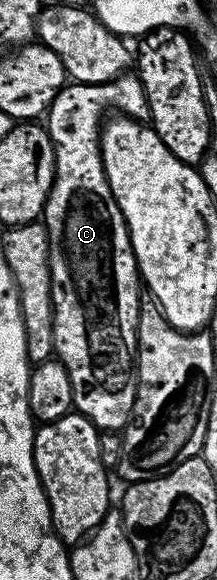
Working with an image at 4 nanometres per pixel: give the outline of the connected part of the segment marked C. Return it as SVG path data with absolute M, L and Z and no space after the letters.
M124 75L122 77L114 77L112 81L106 81L100 85L80 85L78 83L68 83L57 95L57 99L53 103L55 109L55 117L51 117L45 121L47 133L53 139L53 151L55 152L55 182L47 196L47 207L45 210L45 224L47 234L49 235L49 279L51 280L51 294L53 295L53 339L55 340L54 356L65 367L65 371L69 371L69 383L73 383L73 409L76 413L82 413L91 422L96 425L101 419L107 417L119 417L123 415L127 421L131 420L131 412L135 406L135 382L137 380L137 354L135 352L135 344L137 343L137 319L139 318L139 302L141 300L141 278L139 268L135 262L133 255L133 247L131 246L131 236L127 230L125 219L121 215L121 207L117 207L117 199L113 195L113 191L107 182L105 175L105 167L103 166L103 156L99 150L101 134L99 134L99 124L103 121L103 112L106 109L120 109L123 113L128 113L131 117L143 123L150 122L151 112L149 111L149 103L147 96L143 90L143 85L139 82L138 76Z

